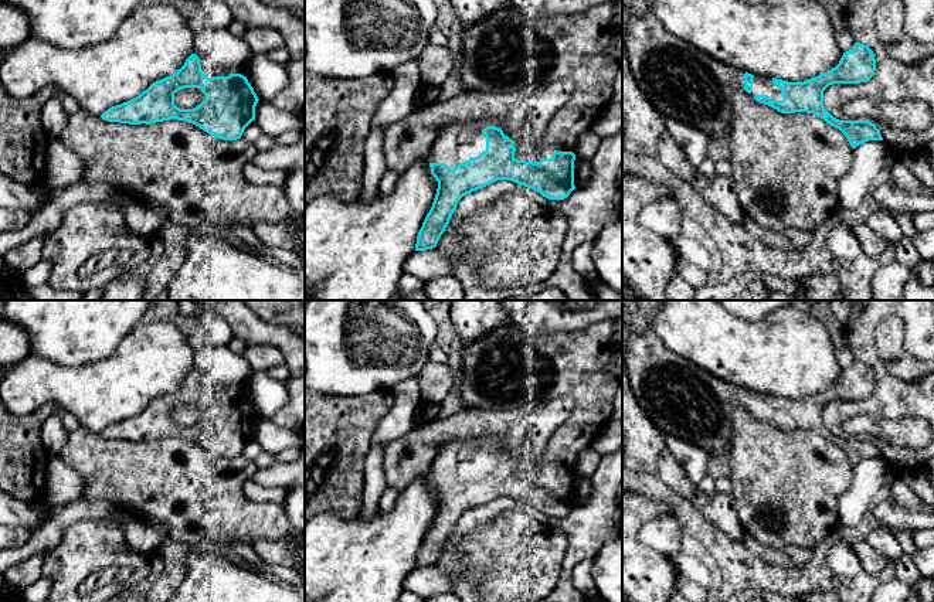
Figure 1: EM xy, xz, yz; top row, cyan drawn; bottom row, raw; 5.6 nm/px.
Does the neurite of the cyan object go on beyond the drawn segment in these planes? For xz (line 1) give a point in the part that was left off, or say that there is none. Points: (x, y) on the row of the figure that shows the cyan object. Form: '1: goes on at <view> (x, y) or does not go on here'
1: goes on at xz (506, 50)

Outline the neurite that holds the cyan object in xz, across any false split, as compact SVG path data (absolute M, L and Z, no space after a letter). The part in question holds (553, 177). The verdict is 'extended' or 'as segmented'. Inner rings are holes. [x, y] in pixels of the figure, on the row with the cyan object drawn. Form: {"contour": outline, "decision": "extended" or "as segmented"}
{"contour": "M605 1L583 14L529 17L512 4L463 27L461 82L466 91L507 92L570 78L575 91L551 118L533 161L514 157L514 142L502 129L485 123L452 125L441 130L428 159L438 181L429 212L417 237L415 251L437 246L459 200L497 180L510 180L540 193L548 200L564 200L574 186L574 149L577 139L591 130L597 118L612 101L618 59L608 54L615 30L611 25L615 4Z", "decision": "extended"}

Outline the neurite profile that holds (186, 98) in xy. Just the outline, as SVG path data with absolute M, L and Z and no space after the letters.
M184 88L174 93L174 105L180 109L193 109L206 99L198 88Z

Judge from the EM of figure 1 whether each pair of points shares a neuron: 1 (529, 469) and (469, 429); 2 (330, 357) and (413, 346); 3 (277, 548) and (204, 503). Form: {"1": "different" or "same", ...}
{"1": "same", "2": "same", "3": "different"}

